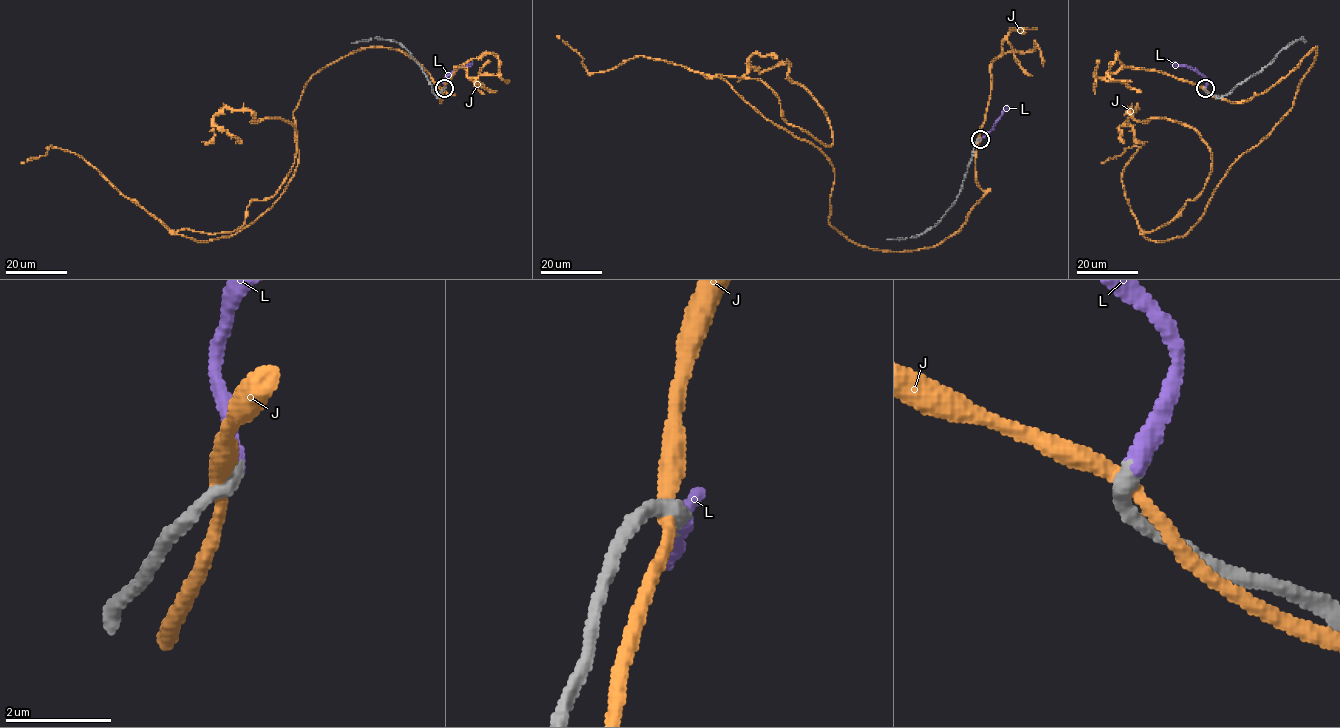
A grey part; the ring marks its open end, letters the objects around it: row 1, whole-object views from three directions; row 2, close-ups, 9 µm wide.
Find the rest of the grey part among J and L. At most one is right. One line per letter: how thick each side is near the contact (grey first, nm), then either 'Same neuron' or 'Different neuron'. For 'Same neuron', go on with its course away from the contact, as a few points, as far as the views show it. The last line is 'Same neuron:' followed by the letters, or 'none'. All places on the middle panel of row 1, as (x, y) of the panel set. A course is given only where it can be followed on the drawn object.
J: Thickness 360 nm (grey) against 280 nm. Different neuron
L: Thickness 320 nm (grey) against 360 nm. Same neuron. Its course: (980, 139), (1008, 105)
Same neuron: L

